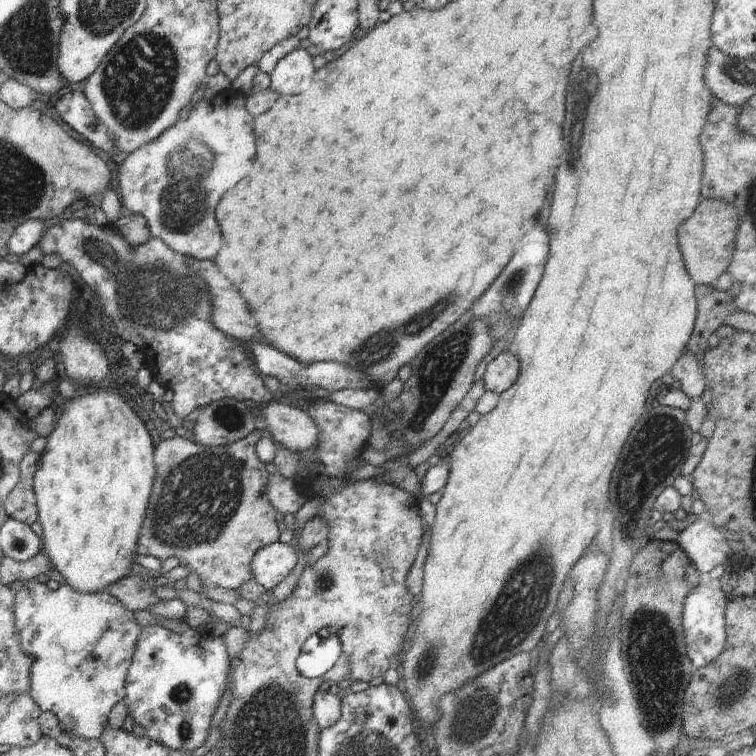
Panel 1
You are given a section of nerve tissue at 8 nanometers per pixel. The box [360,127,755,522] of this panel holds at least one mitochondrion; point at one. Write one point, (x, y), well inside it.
(657, 449)

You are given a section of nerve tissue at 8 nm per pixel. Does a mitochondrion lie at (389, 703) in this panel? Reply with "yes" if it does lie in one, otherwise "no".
no

